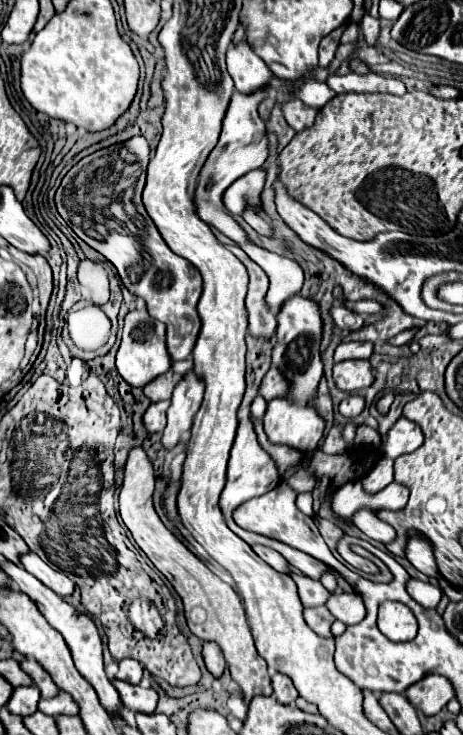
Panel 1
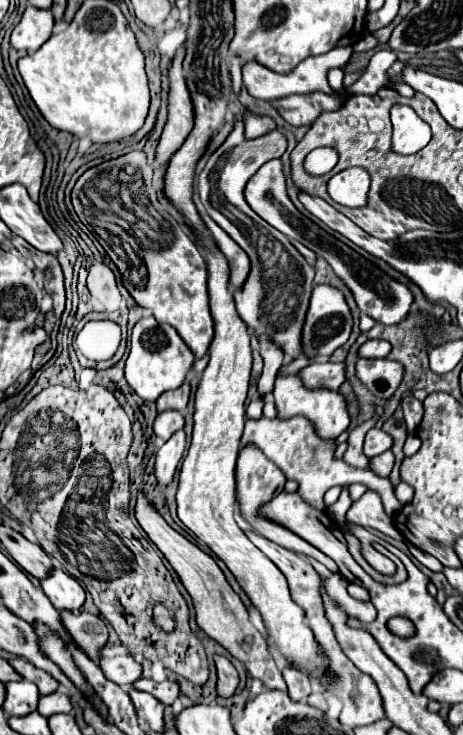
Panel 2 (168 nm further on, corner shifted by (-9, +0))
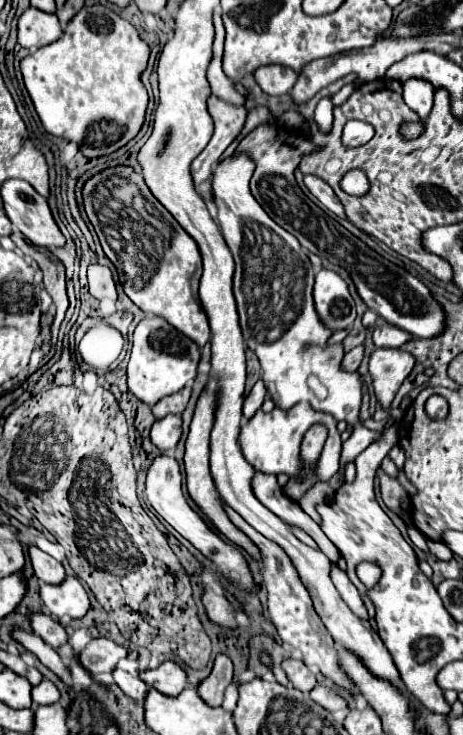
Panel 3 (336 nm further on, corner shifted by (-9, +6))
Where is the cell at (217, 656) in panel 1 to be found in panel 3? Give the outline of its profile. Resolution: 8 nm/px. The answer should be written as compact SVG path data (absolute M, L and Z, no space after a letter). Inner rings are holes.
M217 654L215 666L211 674L199 684L199 696L209 704L209 706L221 706L223 702L223 692L233 680L233 664L231 658L225 654Z

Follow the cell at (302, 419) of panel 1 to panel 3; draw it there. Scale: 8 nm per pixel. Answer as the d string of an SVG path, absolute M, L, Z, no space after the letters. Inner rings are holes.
M239 152L219 160L211 172L213 202L219 210L217 218L235 258L233 294L243 338L261 362L263 382L277 408L309 402L317 412L327 412L335 420L345 420L353 426L353 422L359 422L363 382L357 372L341 370L343 346L327 344L333 332L321 324L313 306L315 274L309 256L297 238L273 222L251 196L249 180L253 170L255 162L245 152ZM311 374L327 388L327 398L319 400L309 388L307 378Z

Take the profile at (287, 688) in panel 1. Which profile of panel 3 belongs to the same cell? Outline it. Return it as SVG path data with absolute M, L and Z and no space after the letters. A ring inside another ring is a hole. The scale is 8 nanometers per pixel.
M285 660L283 662L283 670L291 682L293 688L301 690L301 692L311 692L315 686L315 674L301 662L301 660Z

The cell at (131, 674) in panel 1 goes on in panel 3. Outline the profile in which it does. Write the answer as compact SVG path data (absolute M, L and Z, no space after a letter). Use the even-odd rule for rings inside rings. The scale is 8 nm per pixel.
M95 638L91 640L79 654L81 664L93 674L111 674L117 668L117 662L127 656L127 648L115 644L107 638Z

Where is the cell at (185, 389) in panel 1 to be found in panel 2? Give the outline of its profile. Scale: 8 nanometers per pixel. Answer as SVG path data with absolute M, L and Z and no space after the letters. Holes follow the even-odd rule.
M175 432L155 454L155 478L159 488L167 488L173 482L179 460L185 452L185 432Z

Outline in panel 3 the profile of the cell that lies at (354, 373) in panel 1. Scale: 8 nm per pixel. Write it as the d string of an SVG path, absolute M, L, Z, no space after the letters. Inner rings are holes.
M377 348L369 358L369 374L375 382L375 396L379 404L389 410L391 402L409 376L415 358L399 348Z

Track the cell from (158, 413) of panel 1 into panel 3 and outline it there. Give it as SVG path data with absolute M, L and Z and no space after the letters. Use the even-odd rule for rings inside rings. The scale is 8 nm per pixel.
M169 414L161 420L157 420L151 428L151 440L161 452L173 450L177 446L179 438L181 438L181 416L177 416L177 414Z

